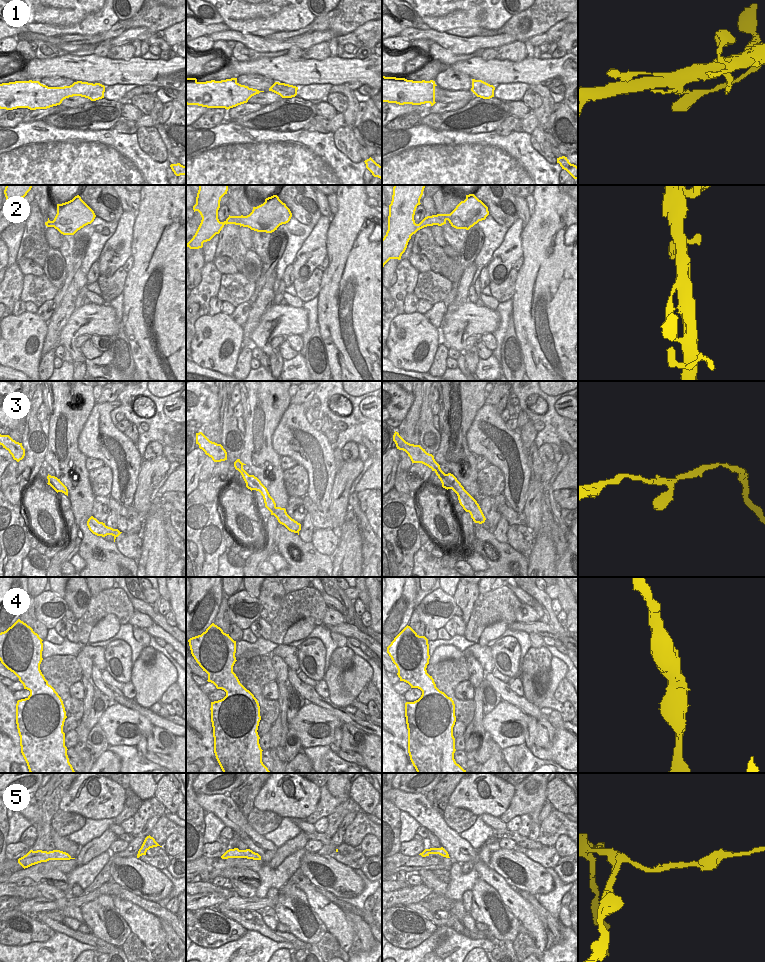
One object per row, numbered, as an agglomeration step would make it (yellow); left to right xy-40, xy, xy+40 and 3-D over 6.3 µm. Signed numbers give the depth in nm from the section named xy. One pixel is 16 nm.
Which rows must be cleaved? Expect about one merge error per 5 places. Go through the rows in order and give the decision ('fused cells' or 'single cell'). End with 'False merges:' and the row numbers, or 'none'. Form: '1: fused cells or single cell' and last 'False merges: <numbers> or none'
1: fused cells
2: single cell
3: single cell
4: single cell
5: single cell
False merges: 1

